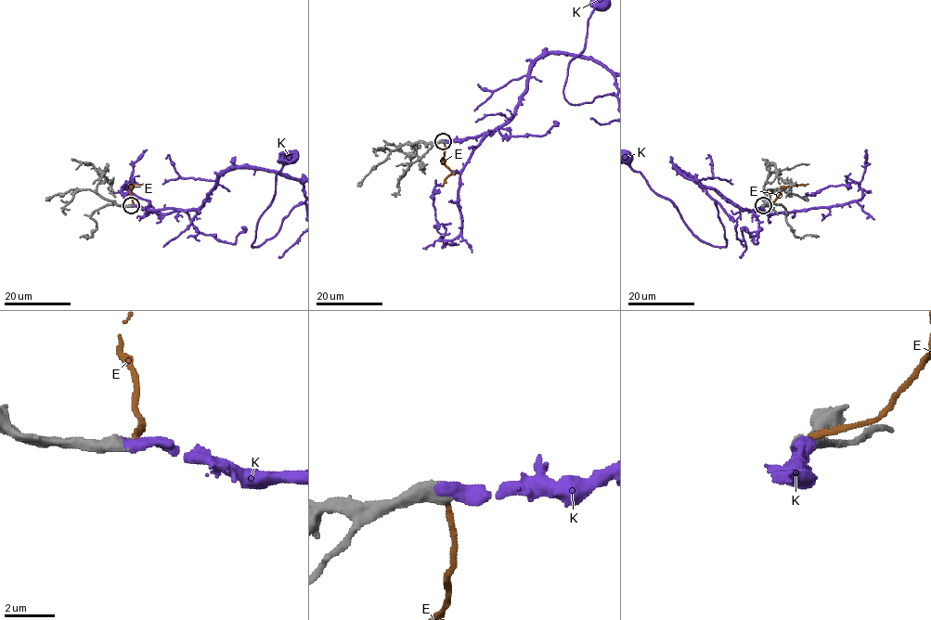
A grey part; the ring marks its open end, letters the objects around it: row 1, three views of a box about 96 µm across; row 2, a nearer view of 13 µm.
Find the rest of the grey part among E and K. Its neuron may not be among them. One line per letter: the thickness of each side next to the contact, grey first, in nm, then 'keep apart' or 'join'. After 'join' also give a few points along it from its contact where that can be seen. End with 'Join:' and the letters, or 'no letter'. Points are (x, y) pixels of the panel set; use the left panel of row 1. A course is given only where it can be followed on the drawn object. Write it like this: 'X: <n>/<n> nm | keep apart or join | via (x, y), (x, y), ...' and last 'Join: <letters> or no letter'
E: 500/240 nm | keep apart
K: 650/550 nm | join | via (131, 205), (197, 210), (228, 169), (297, 179), (305, 200), (257, 246), (257, 222), (290, 158)
Join: K

